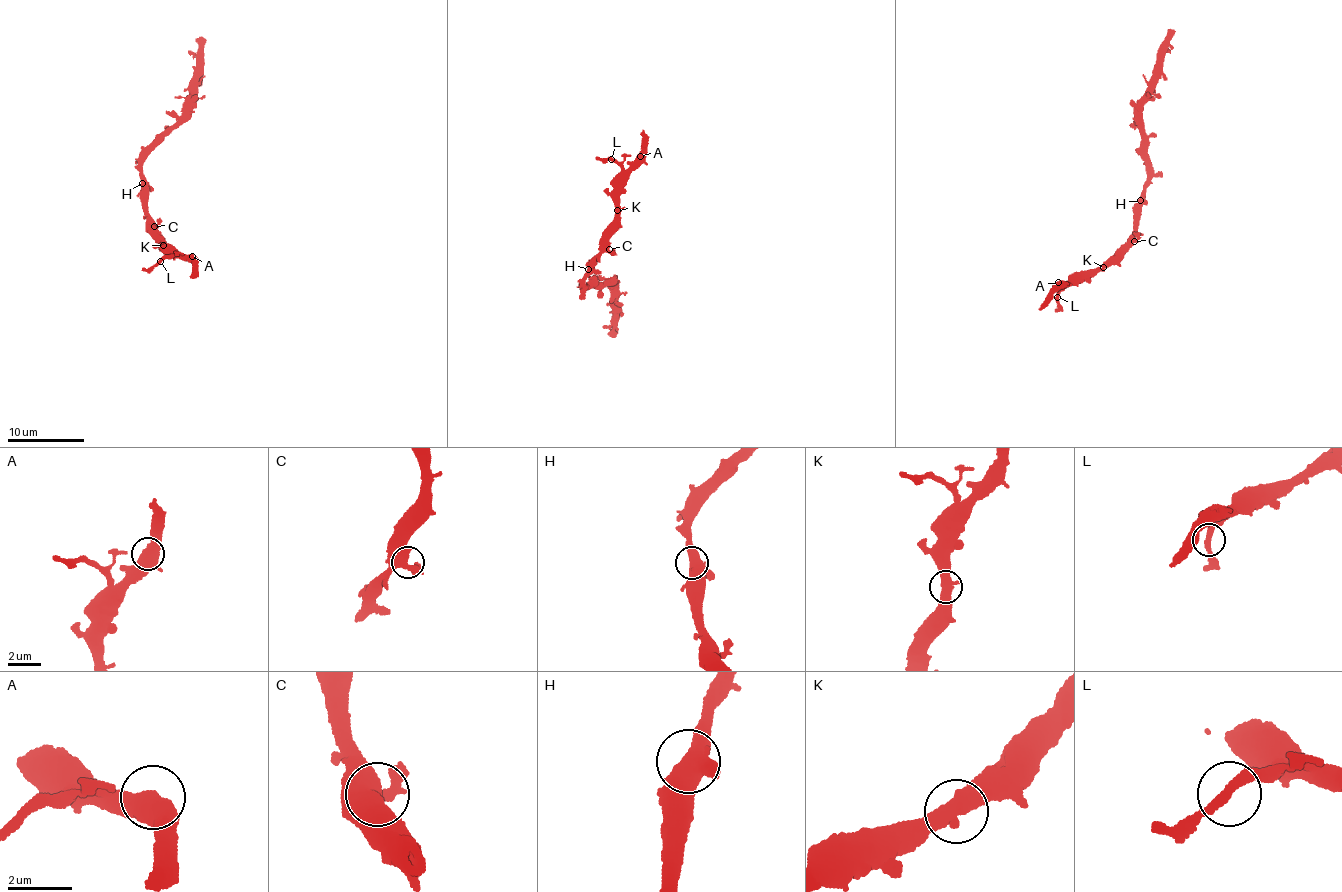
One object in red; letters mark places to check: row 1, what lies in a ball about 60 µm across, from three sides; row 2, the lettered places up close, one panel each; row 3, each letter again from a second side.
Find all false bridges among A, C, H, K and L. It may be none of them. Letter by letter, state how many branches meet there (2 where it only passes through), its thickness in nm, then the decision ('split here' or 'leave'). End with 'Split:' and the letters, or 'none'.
A: 3 branches meet; 500 nm thick; leave
C: 3 branches meet; 460 nm thick; leave
H: 3 branches meet; 460 nm thick; leave
K: 2 branches meet; 550 nm thick; leave
L: 2 branches meet; 320 nm thick; leave
Split: none

